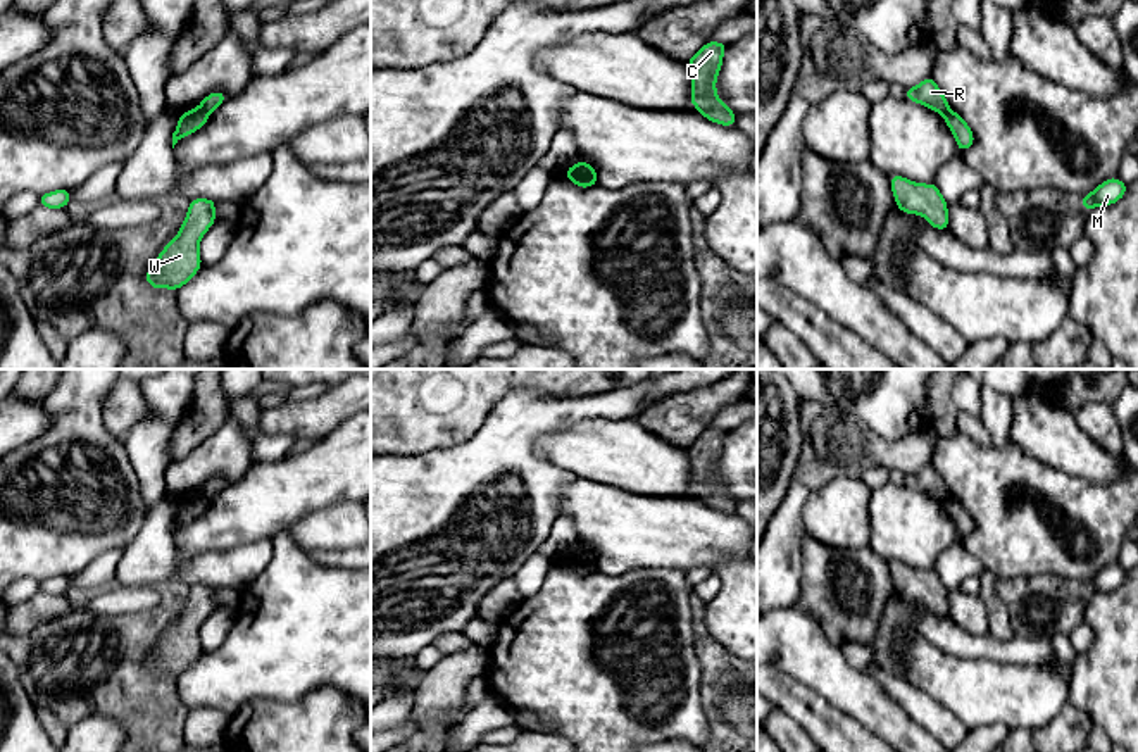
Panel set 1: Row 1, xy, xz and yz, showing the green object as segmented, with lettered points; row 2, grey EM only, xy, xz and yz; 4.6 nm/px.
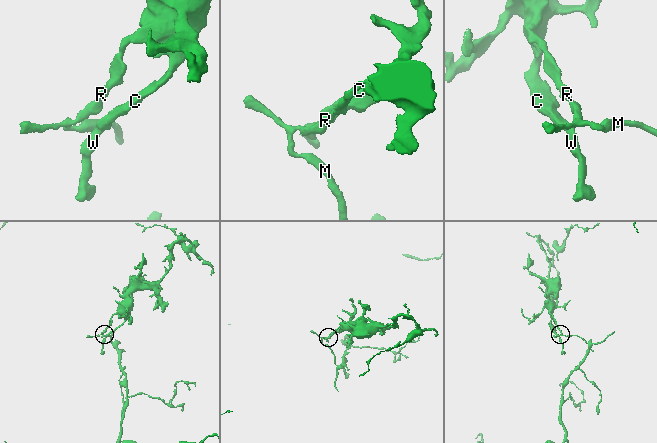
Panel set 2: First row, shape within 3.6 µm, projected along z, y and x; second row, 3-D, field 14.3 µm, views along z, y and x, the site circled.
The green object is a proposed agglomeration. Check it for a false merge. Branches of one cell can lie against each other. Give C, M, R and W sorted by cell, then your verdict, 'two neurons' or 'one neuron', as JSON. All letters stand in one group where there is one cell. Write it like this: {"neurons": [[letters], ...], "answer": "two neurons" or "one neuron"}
{"neurons": [["C", "R", "W"], ["M"]], "answer": "two neurons"}

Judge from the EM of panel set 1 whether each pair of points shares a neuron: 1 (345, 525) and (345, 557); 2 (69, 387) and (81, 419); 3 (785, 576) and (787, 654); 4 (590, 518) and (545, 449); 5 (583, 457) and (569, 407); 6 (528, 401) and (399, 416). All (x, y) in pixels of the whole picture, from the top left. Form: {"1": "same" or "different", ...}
{"1": "different", "2": "same", "3": "different", "4": "different", "5": "different", "6": "different"}

